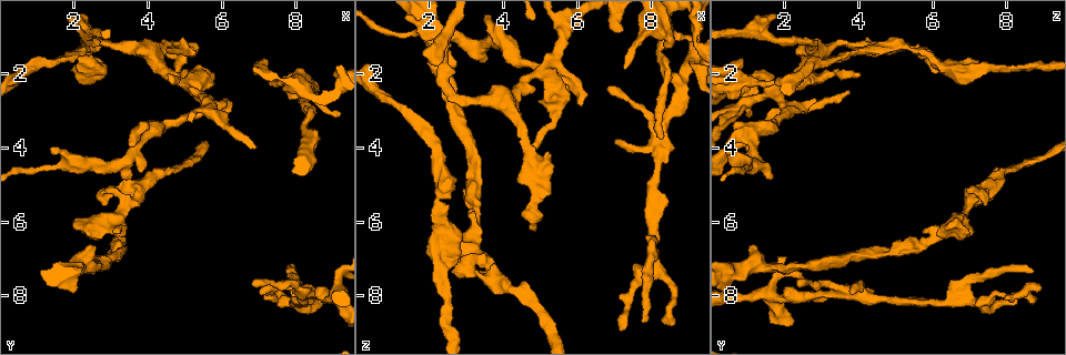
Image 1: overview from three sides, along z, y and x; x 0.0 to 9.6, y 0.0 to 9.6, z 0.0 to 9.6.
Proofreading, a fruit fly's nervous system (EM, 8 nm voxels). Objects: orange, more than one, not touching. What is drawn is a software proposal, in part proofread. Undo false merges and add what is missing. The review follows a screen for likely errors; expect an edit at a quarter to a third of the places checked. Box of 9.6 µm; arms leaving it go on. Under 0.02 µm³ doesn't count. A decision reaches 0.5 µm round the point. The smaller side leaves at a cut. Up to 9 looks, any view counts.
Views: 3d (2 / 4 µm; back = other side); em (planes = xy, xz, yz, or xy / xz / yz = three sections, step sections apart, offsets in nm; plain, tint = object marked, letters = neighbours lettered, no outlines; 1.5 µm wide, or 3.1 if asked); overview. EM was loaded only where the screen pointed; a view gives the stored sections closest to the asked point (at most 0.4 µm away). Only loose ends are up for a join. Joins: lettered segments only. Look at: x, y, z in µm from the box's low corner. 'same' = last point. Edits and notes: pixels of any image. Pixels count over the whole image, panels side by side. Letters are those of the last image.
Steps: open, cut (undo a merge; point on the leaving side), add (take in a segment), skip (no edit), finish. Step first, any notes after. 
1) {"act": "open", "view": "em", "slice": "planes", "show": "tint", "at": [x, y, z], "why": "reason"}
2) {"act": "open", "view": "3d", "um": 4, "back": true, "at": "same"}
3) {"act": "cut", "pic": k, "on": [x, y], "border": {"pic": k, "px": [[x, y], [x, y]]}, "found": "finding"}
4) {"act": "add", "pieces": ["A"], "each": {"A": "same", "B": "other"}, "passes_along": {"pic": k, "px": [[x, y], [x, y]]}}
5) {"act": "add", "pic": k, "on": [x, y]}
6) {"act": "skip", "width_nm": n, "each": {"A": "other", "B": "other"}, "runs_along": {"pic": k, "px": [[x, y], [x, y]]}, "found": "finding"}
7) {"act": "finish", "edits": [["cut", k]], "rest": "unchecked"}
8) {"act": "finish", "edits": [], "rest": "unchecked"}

{"act": "open", "view": "3d", "um": 2, "at": [4.60, 1.15, 4.05], "why": "sharp bend"}

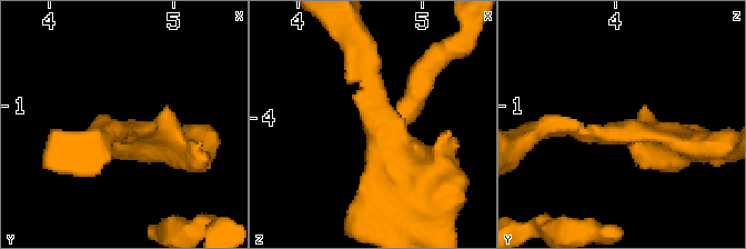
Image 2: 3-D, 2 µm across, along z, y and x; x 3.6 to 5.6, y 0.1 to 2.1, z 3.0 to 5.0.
{"act": "open", "view": "em", "slice": "yz", "step": 8, "show": "letters", "at": [4.62, 1.24, 4.08], "arms": 4}

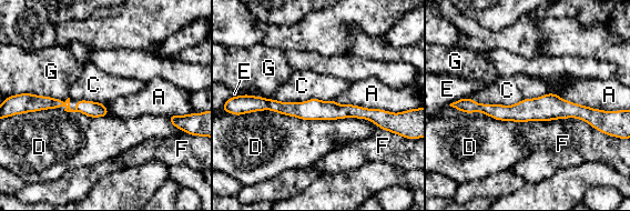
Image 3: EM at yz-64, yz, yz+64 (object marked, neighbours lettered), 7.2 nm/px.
{"act": "open", "view": "em", "slice": "planes", "show": "letters", "at": "same"}

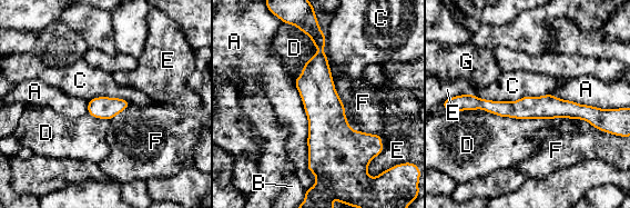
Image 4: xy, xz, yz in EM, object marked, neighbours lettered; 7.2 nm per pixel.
{"act": "skip", "longest_contact_nm": ["A", 800], "each": {"A": "other", "B": "other", "C": "other", "D": "other", "E": "other", "F": "other", "G": "other"}, "found": "all the same neuron"}

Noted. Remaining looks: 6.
{"act": "open", "view": "3d", "um": 4, "at": [7.30, 2.20, 1.90]}

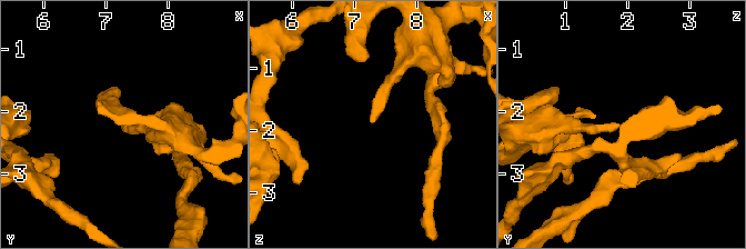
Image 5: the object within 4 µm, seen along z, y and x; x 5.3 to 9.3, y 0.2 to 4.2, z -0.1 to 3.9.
{"act": "open", "view": "em", "slice": "planes", "show": "letters", "at": [7.25, 2.15, 1.90], "why": "now the EM"}

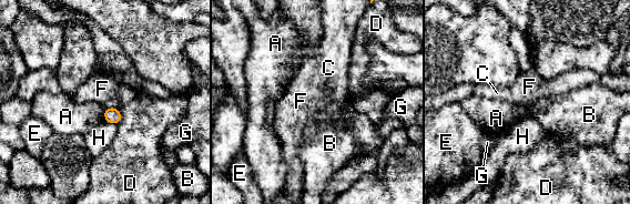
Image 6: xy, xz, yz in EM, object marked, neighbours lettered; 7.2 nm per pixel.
{"act": "skip", "each": {"A": "other", "B": "other", "C": "other", "D": "other", "E": "other", "F": "other", "G": "other", "H": "other"}, "border": {"pic": 6, "px": [[105, 108], [103, 120]]}, "found": "no lettered segment goes on from it"}

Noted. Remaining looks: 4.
{"act": "open", "view": "em", "slice": "planes", "show": "letters", "at": [7.10, 7.85, 8.85]}

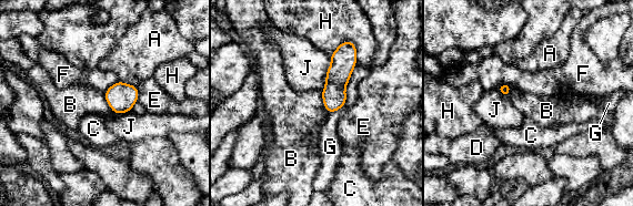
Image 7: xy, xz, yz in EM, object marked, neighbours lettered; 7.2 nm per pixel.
{"act": "skip", "each": {"A": "other", "B": "other", "C": "other", "D": "other", "E": "other", "F": "other", "G": "other", "H": "other", "J": "other"}, "border": {"pic": 7, "px": [[320, 93], [323, 106], [329, 113]]}, "found": "no lettered segment goes on from it"}

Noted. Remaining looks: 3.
{"act": "open", "view": "3d", "um": 4, "back": true, "at": [8.30, 2.45, 3.80], "why": "an open end"}

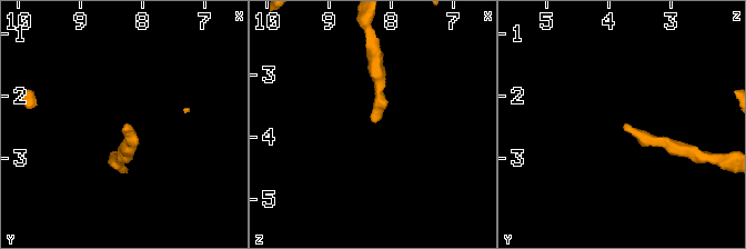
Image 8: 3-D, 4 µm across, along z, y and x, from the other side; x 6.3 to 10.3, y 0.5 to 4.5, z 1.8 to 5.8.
{"act": "open", "view": "em", "slice": "planes", "show": "letters", "at": [8.25, 2.45, 3.80], "why": "now the EM"}

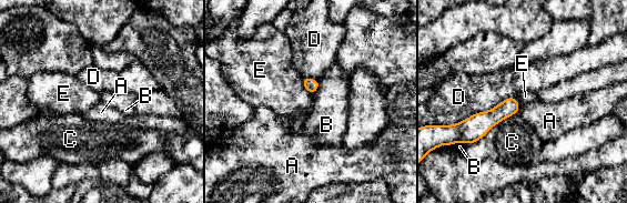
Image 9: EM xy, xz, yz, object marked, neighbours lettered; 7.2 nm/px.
{"act": "skip", "each": {"A": "other", "B": "other", "C": "other", "D": "other", "E": "other"}, "border": {"pic": 9, "px": [[301, 78], [302, 84], [312, 94]]}, "found": "no lettered segment goes on from it"}

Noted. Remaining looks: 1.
{"act": "finish", "edits": [], "rest": "unchecked"}

